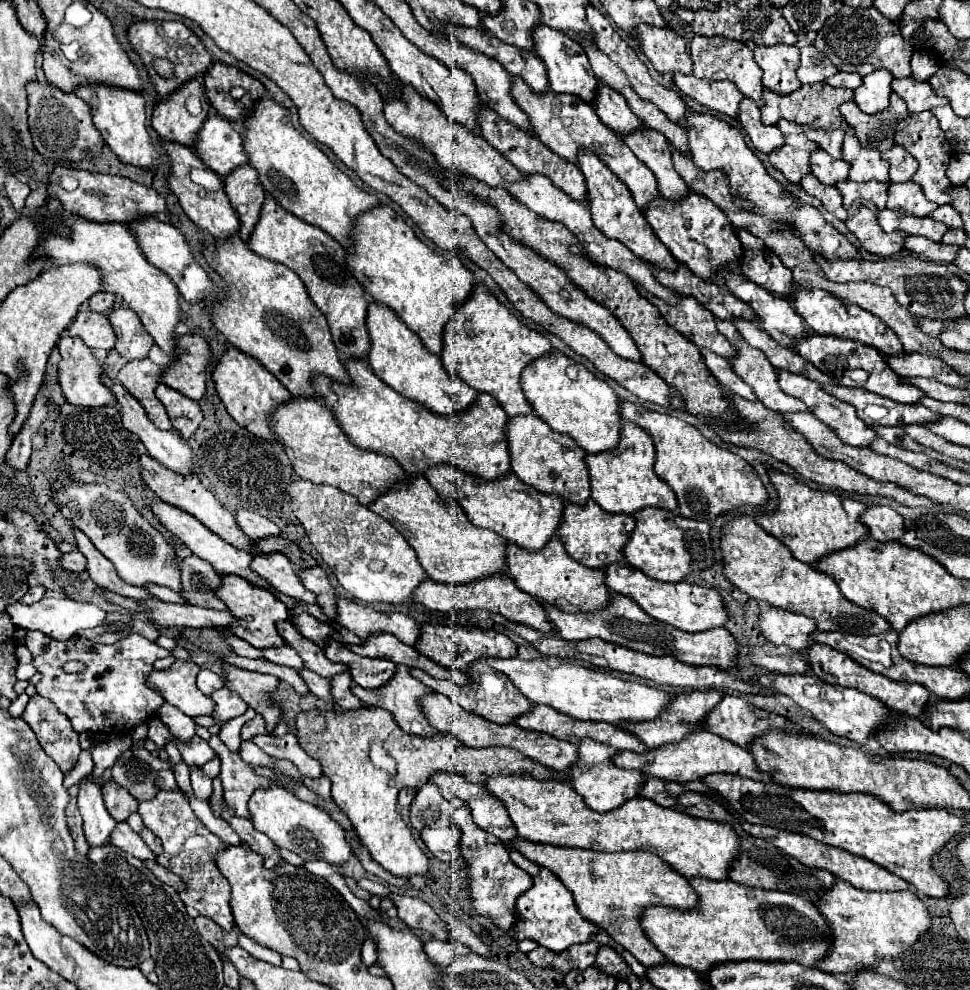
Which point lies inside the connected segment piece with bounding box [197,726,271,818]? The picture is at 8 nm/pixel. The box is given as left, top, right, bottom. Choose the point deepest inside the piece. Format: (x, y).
(239, 779)

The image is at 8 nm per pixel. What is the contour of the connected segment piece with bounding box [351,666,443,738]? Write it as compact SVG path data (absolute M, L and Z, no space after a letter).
M397 666L397 674L393 676L393 682L389 682L389 686L381 686L377 690L365 690L357 684L351 686L353 694L365 704L365 706L377 706L377 708L385 708L389 710L391 714L395 714L395 720L397 724L409 732L409 734L417 734L417 736L437 736L437 734L443 734L443 732L437 732L437 728L433 728L429 724L429 720L425 718L423 710L421 710L421 700L427 696L427 694L433 694L427 686L423 686L421 682L417 682L413 676L411 676L411 668L409 666Z

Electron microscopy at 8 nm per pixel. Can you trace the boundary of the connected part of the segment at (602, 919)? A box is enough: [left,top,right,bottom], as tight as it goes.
[509,838,699,968]

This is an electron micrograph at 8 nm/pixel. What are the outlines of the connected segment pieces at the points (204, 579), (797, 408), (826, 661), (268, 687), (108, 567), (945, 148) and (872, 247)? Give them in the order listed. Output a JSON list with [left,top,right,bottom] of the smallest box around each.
[[179,558,227,610],[717,322,811,414],[807,646,931,718],[225,666,281,730],[73,526,153,602],[895,112,953,204],[845,206,905,258]]

